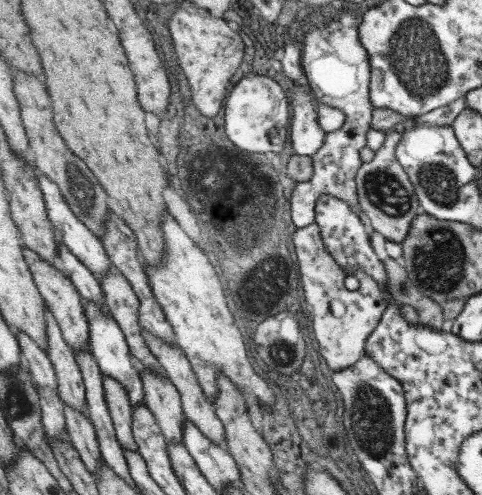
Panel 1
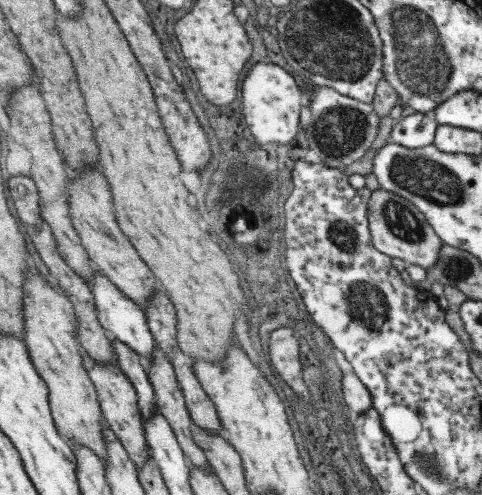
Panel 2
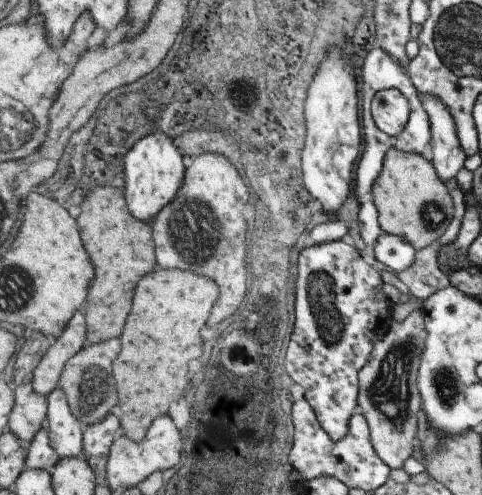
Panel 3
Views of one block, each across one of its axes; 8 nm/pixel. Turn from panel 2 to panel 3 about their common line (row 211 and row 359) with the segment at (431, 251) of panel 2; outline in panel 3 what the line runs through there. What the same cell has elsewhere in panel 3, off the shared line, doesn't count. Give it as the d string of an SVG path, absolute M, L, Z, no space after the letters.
M413 310L401 324L391 324L387 332L375 340L373 350L359 372L359 396L357 396L357 412L365 416L365 422L369 426L369 436L371 436L371 446L375 454L387 464L391 470L393 468L403 468L405 460L411 456L411 450L417 444L417 436L421 434L421 396L417 390L417 372L419 372L419 356L425 348L425 324L423 324L423 314L421 310Z

